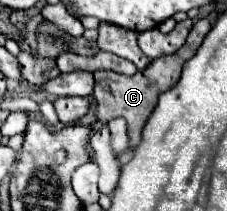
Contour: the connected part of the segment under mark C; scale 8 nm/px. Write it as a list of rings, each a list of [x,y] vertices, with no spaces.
[[[199,20],[193,30],[187,36],[187,42],[181,46],[179,52],[169,54],[169,56],[161,56],[157,60],[151,62],[151,66],[147,66],[147,70],[137,70],[137,74],[133,76],[125,76],[119,72],[111,72],[111,70],[101,70],[95,72],[95,88],[93,88],[93,96],[95,96],[95,104],[93,104],[93,112],[97,116],[97,120],[101,122],[109,122],[111,118],[125,118],[127,120],[127,136],[129,136],[129,148],[135,148],[141,142],[141,128],[145,126],[151,110],[157,104],[157,98],[161,92],[173,88],[177,84],[177,80],[181,78],[181,68],[183,64],[197,52],[197,48],[201,46],[203,38],[207,36],[207,32],[211,30],[209,20]]]

